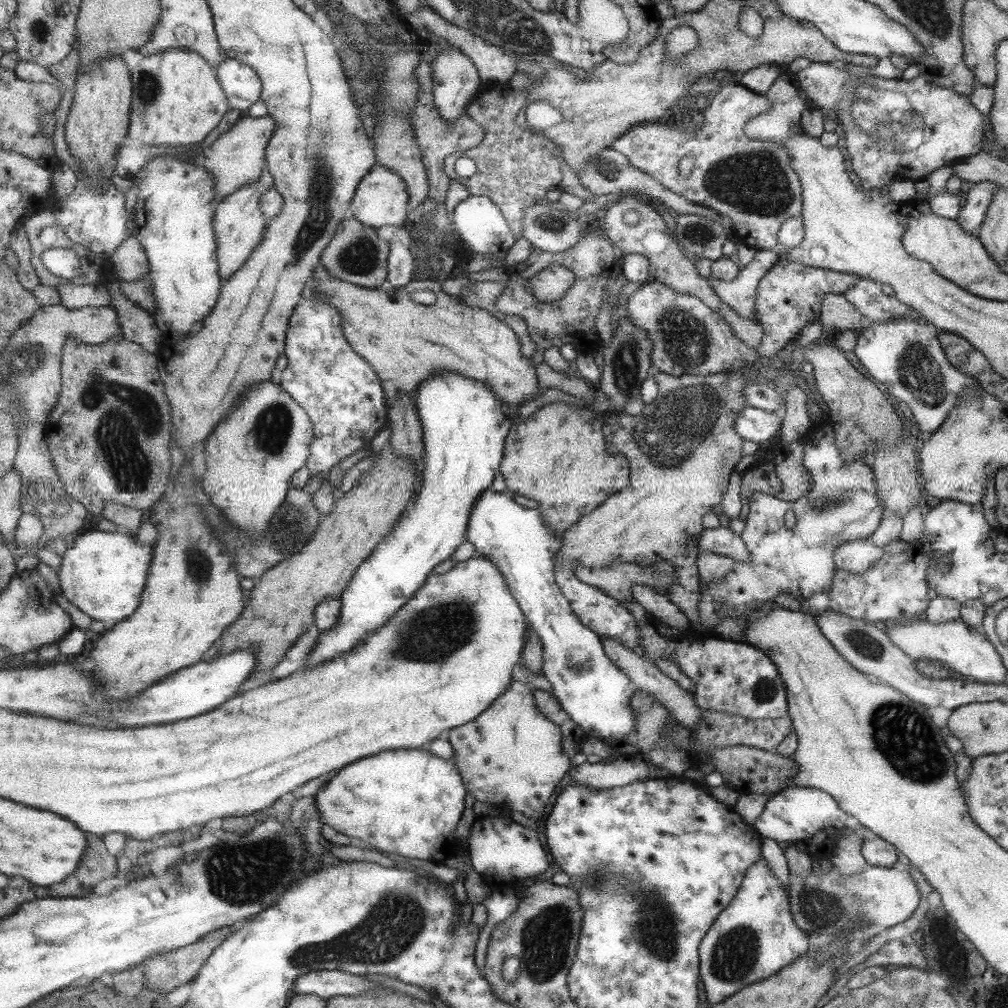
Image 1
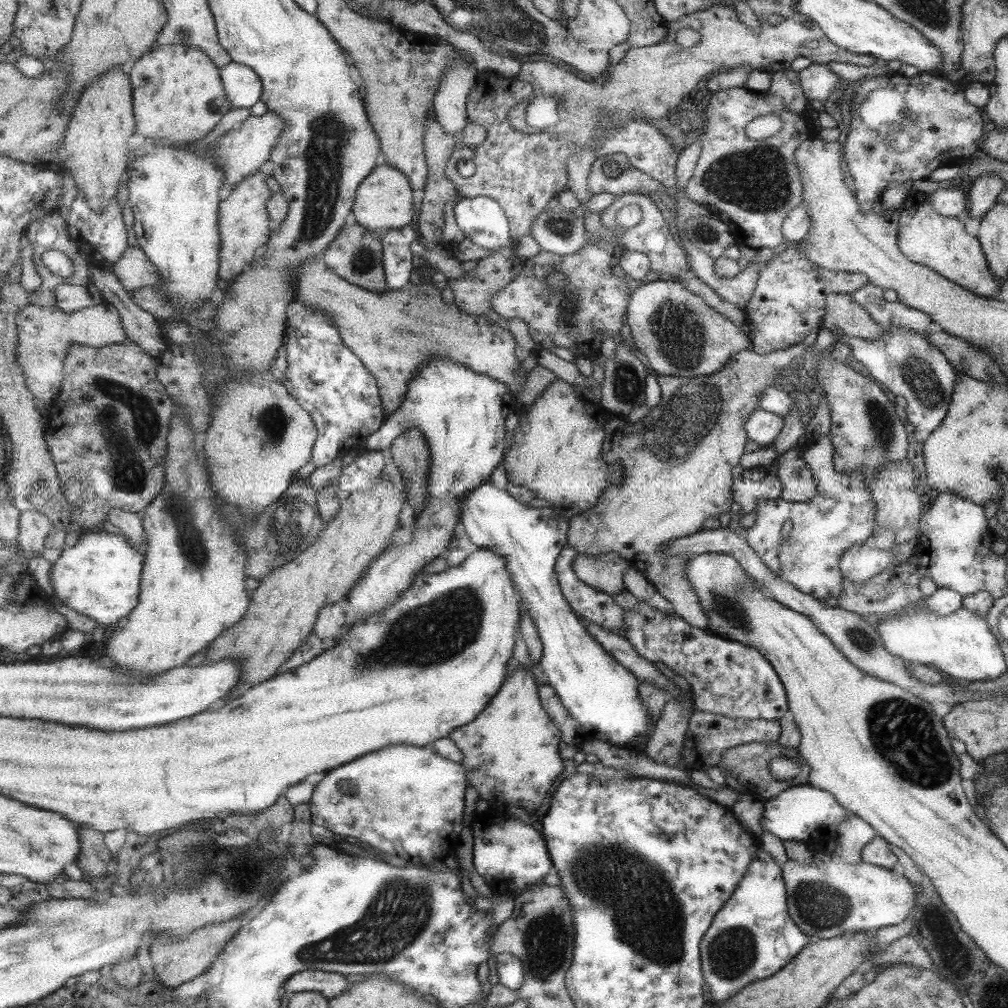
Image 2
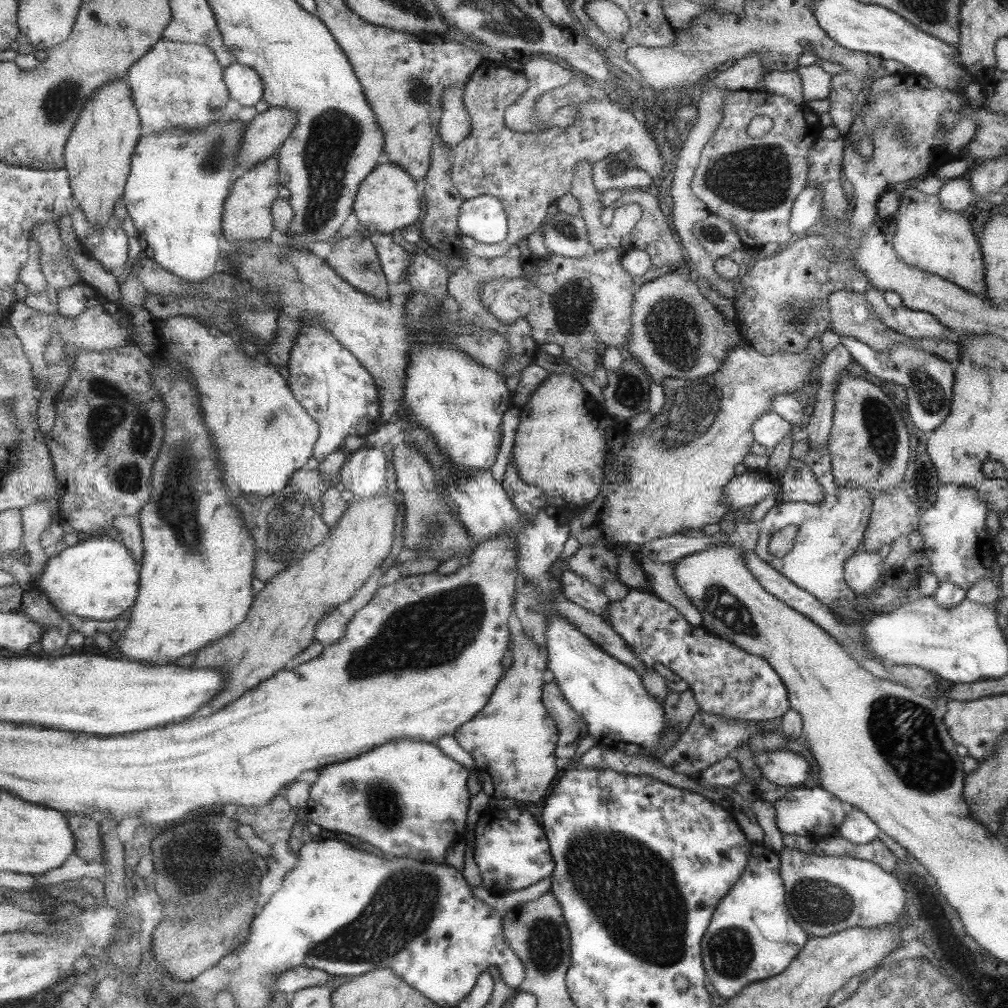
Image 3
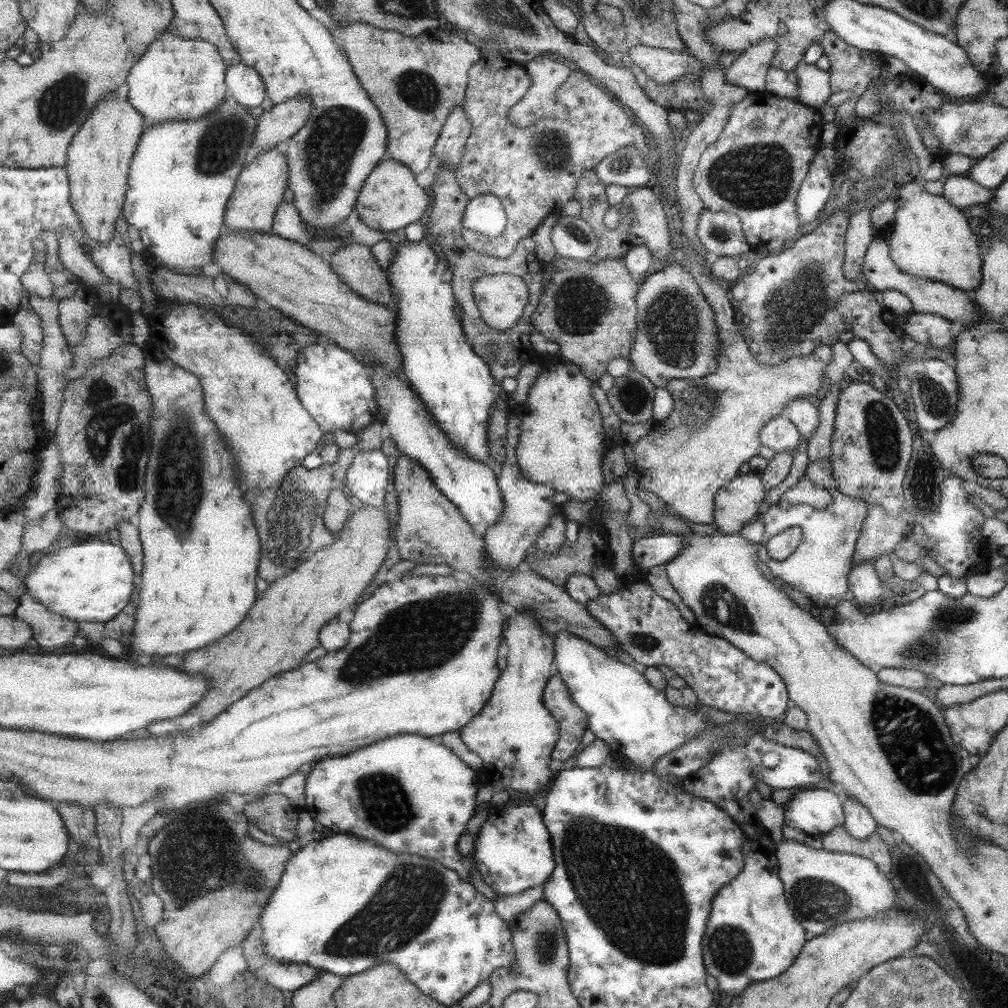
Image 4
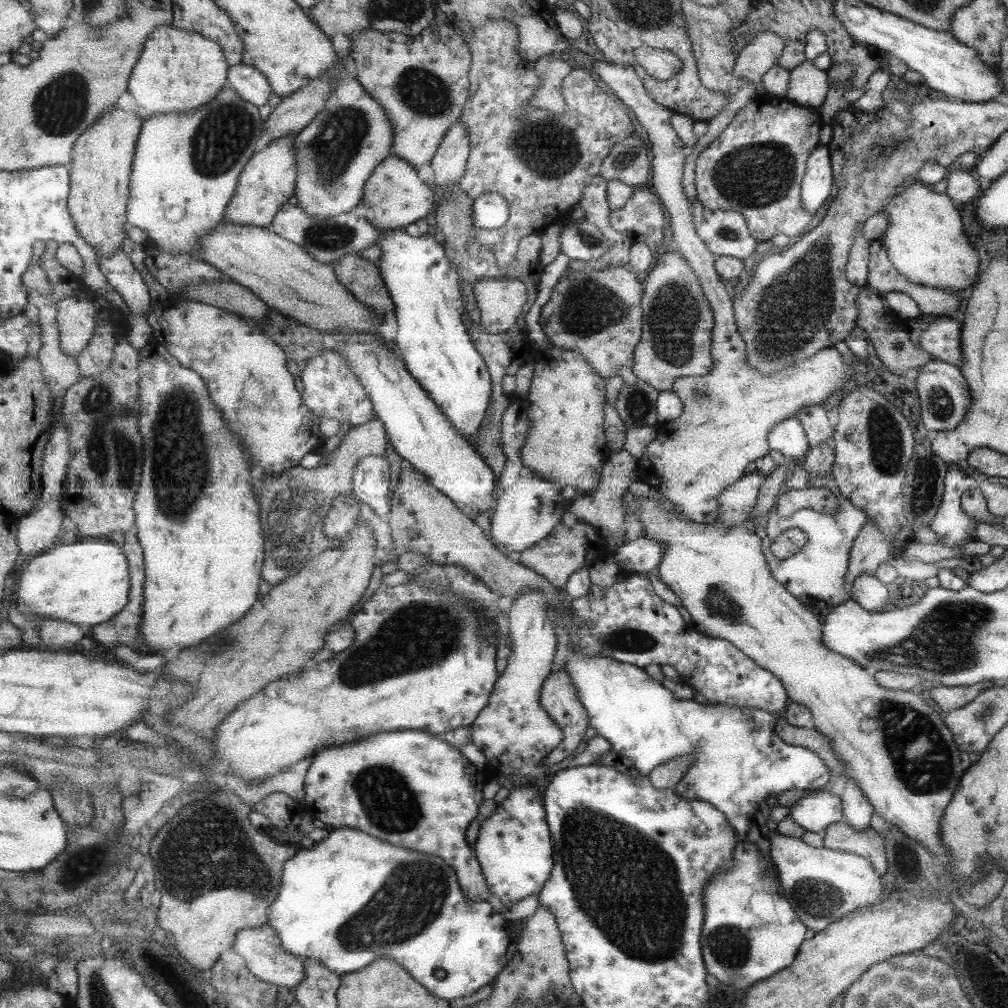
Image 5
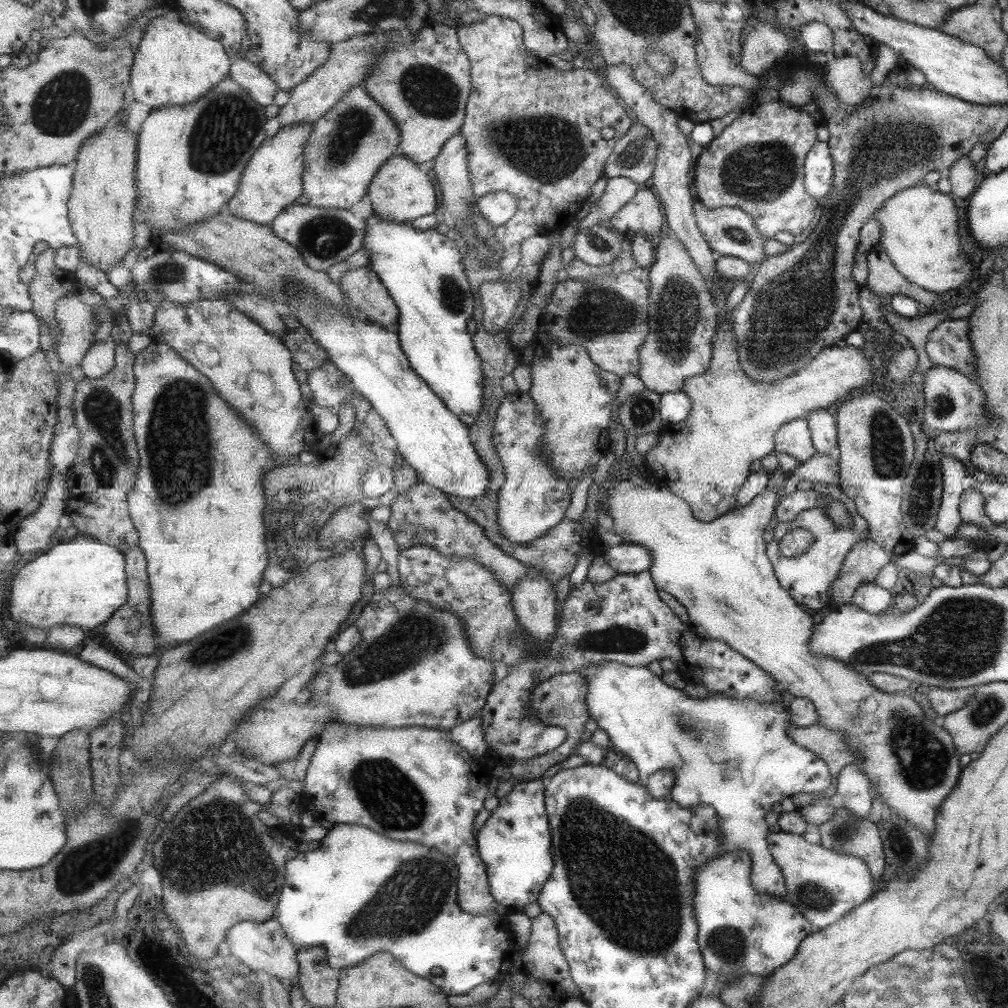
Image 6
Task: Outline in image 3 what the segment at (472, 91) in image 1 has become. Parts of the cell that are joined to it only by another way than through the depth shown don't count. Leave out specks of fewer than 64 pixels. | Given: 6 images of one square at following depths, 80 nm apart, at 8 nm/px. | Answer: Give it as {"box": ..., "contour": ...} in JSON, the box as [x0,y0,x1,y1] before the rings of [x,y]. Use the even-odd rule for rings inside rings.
{"box":[440,86,472,152],"contour":[[[456,86],[443,98],[440,137],[453,152],[472,133],[472,117],[464,102],[466,86]]]}

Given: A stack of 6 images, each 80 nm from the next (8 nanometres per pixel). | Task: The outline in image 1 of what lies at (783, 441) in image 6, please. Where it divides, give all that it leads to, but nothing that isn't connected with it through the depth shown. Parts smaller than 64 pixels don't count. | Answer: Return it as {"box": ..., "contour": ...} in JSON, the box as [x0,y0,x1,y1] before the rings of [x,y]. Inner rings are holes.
{"box":[734,406,781,445],"contour":[[[746,406],[735,419],[734,429],[743,440],[761,445],[781,429],[781,414]]]}

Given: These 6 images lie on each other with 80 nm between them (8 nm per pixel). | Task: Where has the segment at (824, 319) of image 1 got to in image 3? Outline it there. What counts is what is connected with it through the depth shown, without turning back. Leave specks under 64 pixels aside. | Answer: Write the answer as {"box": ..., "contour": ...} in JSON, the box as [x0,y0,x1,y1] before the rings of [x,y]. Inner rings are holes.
{"box":[830,291,916,350],"contour":[[[835,291],[830,296],[830,328],[839,336],[851,336],[874,350],[888,350],[900,342],[916,343],[881,324],[862,293]]]}

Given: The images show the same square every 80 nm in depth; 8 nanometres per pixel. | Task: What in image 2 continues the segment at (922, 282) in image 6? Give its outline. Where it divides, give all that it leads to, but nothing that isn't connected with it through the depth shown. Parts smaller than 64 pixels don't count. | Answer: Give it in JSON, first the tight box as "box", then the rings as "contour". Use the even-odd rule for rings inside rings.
{"box":[898,193,1002,298],"contour":[[[907,193],[898,206],[898,249],[911,262],[930,267],[966,291],[983,297],[997,298],[1002,284],[990,273],[985,254],[981,254],[977,237],[967,236],[957,217],[939,214],[923,193]]]}

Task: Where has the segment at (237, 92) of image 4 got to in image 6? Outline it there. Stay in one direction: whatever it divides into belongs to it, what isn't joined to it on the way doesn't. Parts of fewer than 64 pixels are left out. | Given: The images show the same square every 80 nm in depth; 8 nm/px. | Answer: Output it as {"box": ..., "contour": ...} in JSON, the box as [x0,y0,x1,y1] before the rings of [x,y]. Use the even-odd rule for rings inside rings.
{"box":[231,58,280,106],"contour":[[[237,58],[232,61],[231,78],[235,79],[240,85],[243,85],[254,98],[255,102],[261,106],[275,105],[275,96],[280,90],[277,82],[263,70],[247,60],[247,58]]]}

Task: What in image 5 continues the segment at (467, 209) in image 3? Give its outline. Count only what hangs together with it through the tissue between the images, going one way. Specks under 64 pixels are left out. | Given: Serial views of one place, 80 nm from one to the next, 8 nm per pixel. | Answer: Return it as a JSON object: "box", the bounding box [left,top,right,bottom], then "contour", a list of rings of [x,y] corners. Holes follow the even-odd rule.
{"box":[474,193,510,230],"contour":[[[485,193],[474,202],[474,221],[479,229],[497,230],[510,219],[510,204],[501,193]]]}

